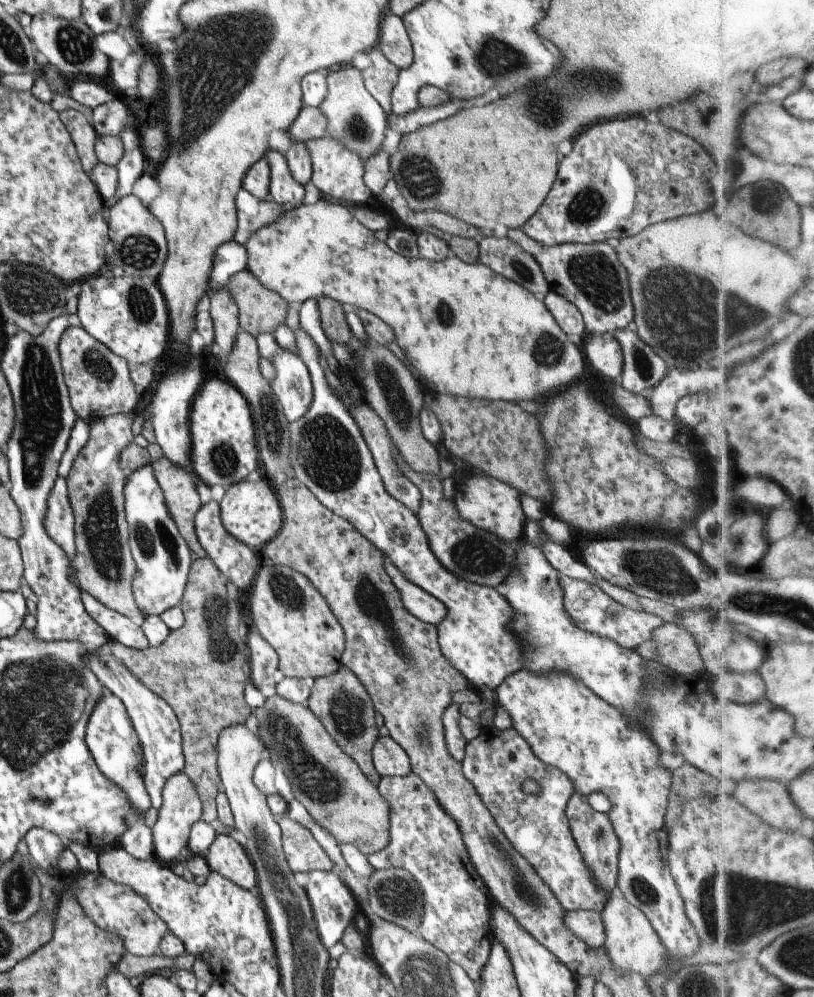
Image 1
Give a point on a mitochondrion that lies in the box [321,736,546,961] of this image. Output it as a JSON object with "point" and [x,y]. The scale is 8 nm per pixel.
{"point":[394,895]}

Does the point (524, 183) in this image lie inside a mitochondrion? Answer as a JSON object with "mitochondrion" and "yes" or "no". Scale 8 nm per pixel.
{"mitochondrion":"no"}

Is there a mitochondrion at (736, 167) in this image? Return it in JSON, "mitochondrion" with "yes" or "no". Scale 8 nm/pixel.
{"mitochondrion":"no"}

